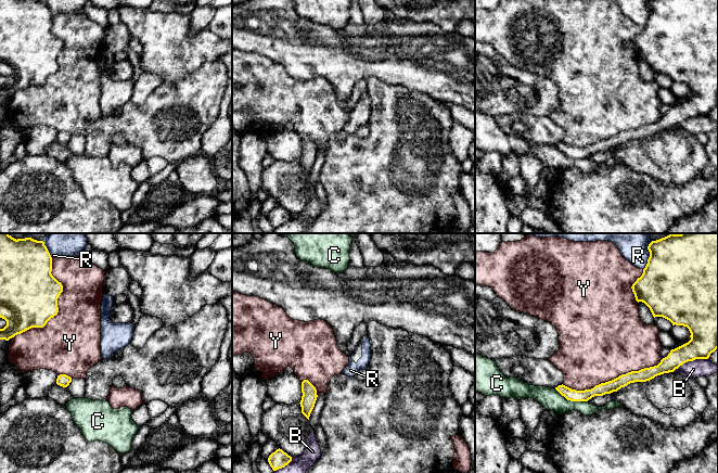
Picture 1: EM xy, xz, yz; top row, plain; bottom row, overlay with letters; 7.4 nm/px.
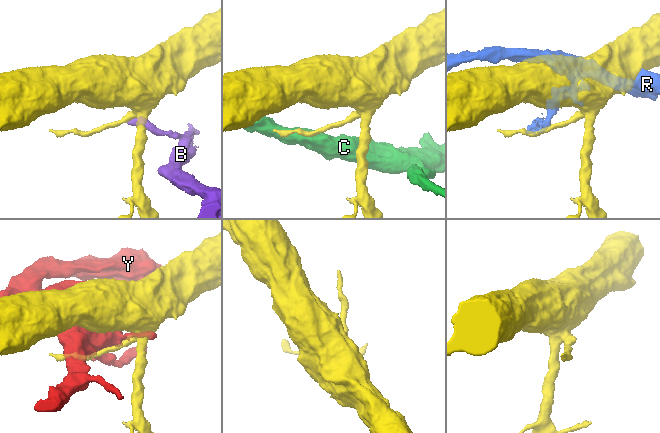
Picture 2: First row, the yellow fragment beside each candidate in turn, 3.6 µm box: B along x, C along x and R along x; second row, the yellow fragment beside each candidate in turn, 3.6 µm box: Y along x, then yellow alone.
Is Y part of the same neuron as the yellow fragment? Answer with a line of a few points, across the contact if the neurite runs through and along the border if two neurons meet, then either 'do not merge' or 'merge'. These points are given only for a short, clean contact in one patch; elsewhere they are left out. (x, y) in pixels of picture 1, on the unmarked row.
do not merge

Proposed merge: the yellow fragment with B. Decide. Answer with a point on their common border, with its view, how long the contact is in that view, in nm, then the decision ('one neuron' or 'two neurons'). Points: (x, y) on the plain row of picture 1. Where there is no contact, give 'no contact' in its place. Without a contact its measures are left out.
yz (690, 117) | 280 nm | two neurons

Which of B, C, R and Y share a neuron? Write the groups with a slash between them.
B / C / R / Y

